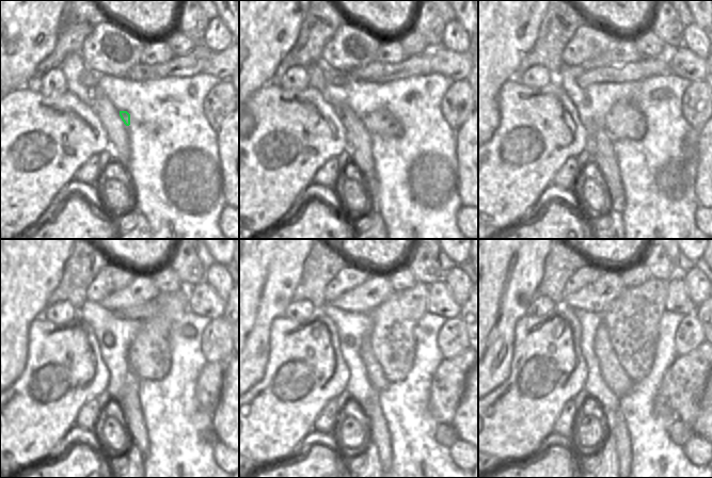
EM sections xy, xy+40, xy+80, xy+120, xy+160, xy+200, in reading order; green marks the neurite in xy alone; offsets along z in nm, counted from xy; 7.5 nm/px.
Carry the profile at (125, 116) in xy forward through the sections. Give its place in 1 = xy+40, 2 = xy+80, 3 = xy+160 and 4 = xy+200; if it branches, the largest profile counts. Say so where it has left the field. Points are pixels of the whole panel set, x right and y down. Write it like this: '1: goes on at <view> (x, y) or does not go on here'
1: goes on at xy+40 (379, 122)
2: goes on at xy+80 (623, 121)
3: goes on at xy+160 (393, 343)
4: goes on at xy+200 (632, 319)

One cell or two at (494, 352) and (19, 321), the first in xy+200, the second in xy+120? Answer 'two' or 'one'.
one

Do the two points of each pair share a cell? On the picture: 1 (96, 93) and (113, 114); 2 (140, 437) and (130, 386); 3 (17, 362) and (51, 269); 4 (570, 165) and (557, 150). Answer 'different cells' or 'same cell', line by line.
1: same cell
2: same cell
3: same cell
4: different cells

